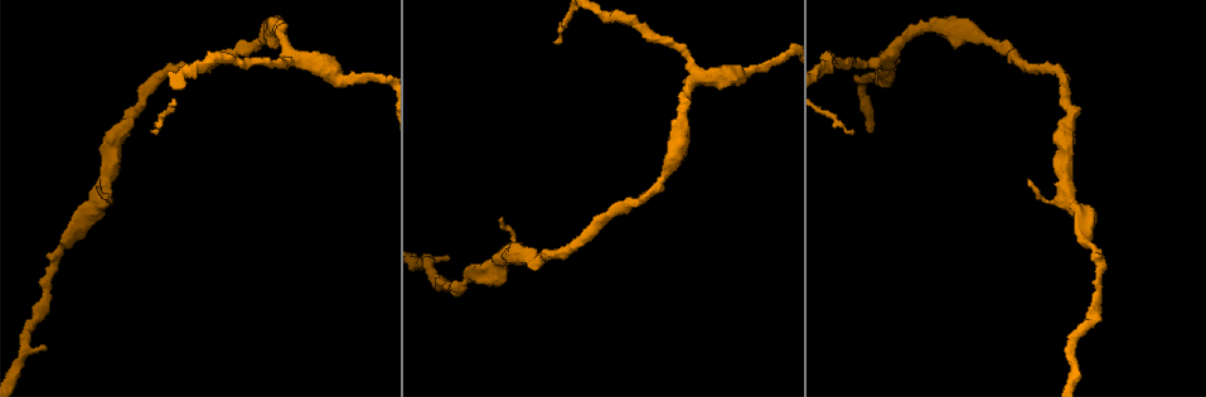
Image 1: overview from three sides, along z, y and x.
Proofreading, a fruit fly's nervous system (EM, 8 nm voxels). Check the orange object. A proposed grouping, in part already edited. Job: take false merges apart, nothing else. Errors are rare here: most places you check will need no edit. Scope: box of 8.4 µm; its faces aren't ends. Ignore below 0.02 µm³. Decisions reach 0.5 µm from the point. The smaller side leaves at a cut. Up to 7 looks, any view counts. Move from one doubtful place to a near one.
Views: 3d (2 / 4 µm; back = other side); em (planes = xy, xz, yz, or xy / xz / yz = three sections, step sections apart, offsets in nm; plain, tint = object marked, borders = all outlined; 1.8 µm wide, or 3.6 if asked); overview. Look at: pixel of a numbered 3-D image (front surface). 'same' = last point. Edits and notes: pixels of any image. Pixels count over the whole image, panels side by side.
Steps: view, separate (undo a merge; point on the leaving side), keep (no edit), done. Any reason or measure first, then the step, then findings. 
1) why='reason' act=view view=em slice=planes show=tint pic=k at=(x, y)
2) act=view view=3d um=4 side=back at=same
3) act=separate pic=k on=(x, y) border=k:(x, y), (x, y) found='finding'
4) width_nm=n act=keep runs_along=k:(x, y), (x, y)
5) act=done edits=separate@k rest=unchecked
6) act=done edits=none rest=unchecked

why='sudden change in width' act=view view=em slice=planes show=tint pic=1 at=(1084, 237)

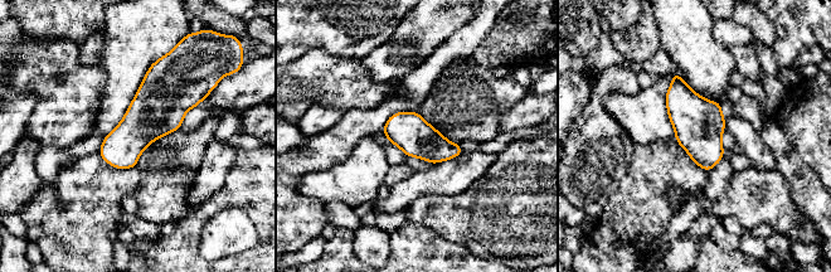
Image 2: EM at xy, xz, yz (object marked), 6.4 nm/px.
act=keep found='all the same neuron'

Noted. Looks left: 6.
why='calibre changes' act=view view=em slice=xy step=8 show=borders pic=1 at=(877, 80)

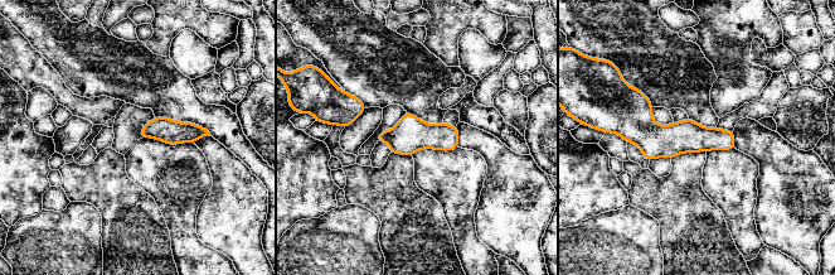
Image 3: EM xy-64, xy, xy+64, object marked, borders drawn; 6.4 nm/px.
act=keep runs_along=3:(625, 128), (653, 139), (732, 145) found='one neuron here'

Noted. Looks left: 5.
why='calibre changes' act=view view=em slice=xy step=4 show=tint pic=1 at=(934, 23)

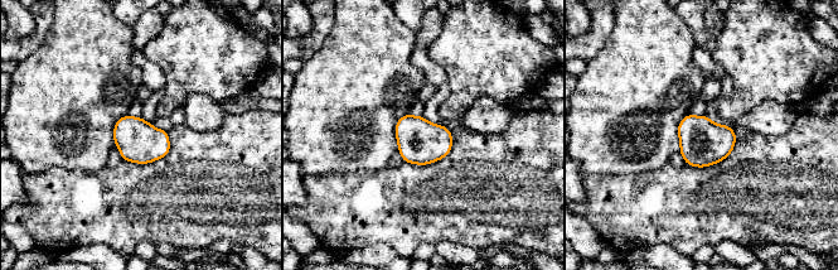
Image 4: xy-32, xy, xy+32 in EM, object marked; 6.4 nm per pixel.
width_nm=280 act=keep found='continuous, no second neuron'

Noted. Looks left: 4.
act=done edits=none rest=unchecked

